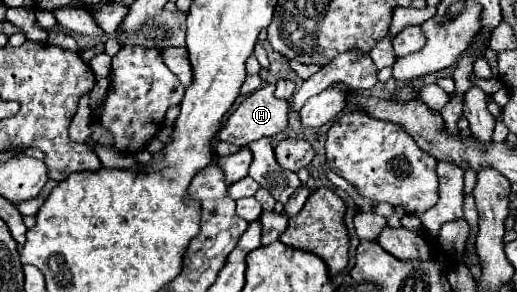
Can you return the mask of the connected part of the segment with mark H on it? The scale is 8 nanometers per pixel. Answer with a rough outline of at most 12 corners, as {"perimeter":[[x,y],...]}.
{"perimeter":[[266,84],[226,120],[218,138],[246,146],[288,126],[288,102]]}

